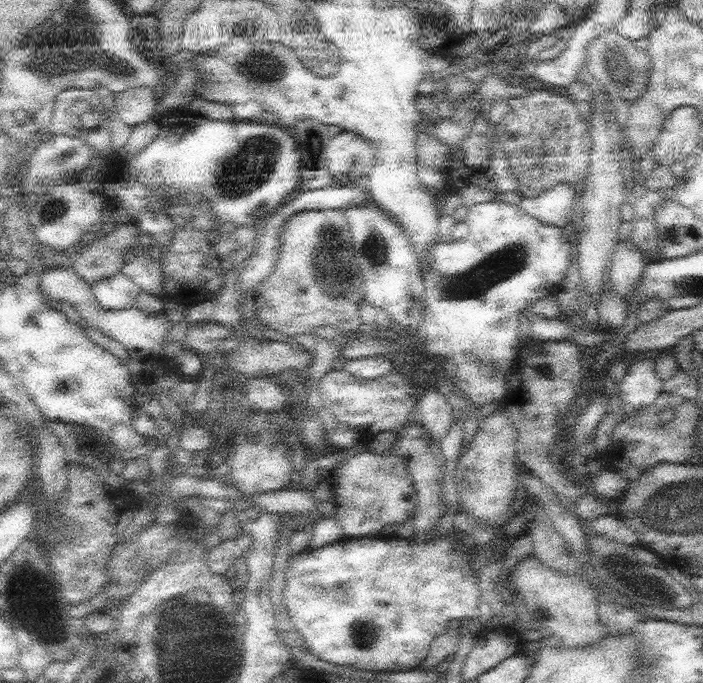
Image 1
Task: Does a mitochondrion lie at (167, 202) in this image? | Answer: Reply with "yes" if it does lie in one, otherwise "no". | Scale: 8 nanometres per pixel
no

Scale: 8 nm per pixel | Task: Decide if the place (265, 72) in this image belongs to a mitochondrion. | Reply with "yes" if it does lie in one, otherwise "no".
yes

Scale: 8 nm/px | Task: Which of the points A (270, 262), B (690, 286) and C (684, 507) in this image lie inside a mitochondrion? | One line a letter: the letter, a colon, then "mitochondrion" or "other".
A: other
B: mitochondrion
C: mitochondrion

